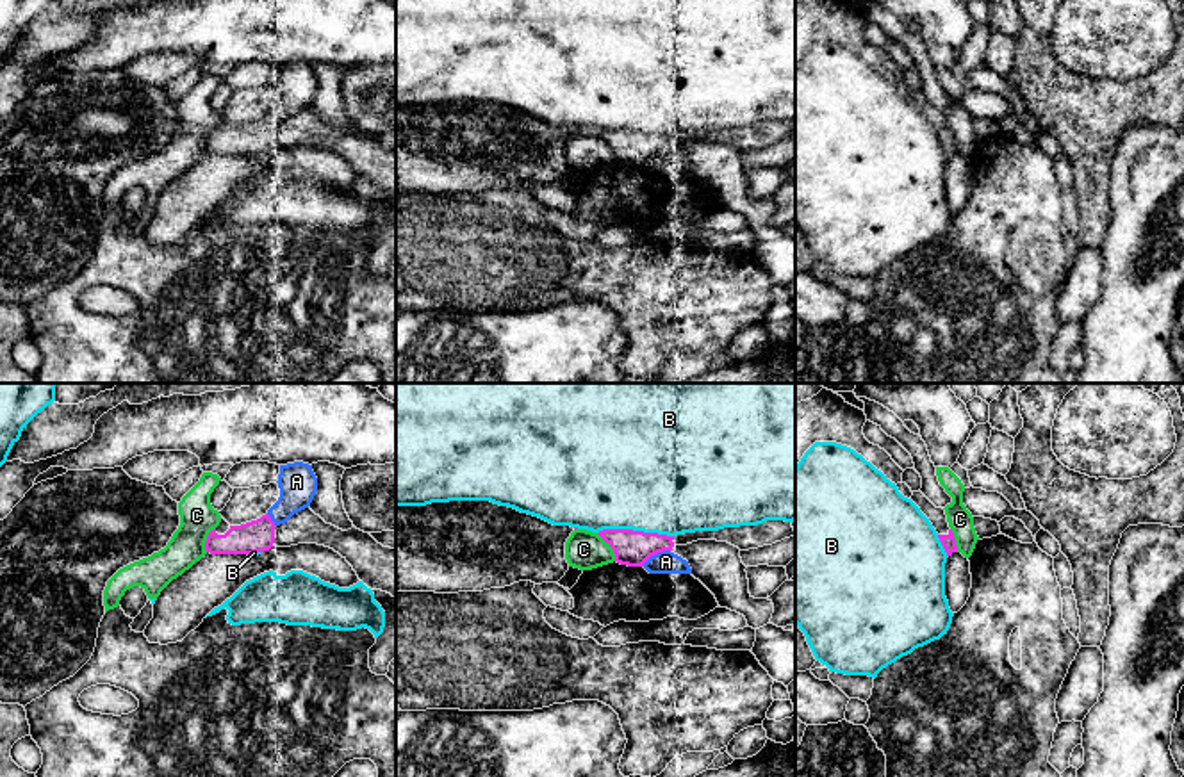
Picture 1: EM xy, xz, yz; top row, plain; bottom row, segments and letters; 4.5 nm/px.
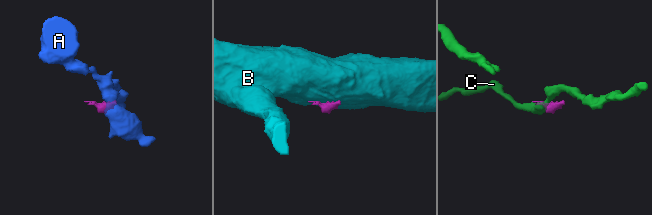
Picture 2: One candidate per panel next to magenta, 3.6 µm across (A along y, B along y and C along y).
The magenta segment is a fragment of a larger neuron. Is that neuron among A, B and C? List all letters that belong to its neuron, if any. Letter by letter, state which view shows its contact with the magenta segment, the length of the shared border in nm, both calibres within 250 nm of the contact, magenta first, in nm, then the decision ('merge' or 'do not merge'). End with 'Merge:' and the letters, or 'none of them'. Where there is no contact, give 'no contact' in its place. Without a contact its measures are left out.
A: xz | 150 nm | 160/100 nm | do not merge
B: xz | 340 nm | 160/480 nm | do not merge
C: xz | 160 nm | 160/180 nm | do not merge
Merge: none of them

